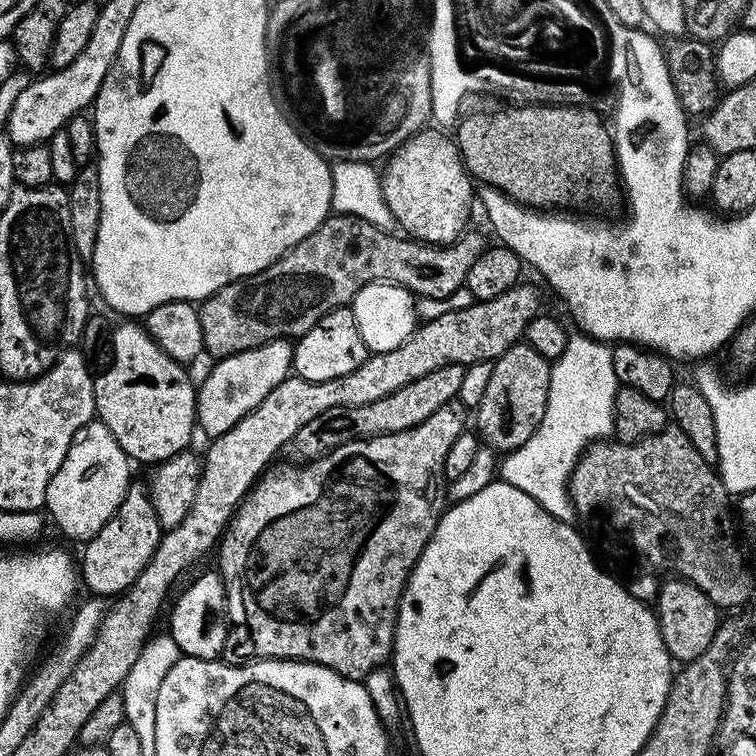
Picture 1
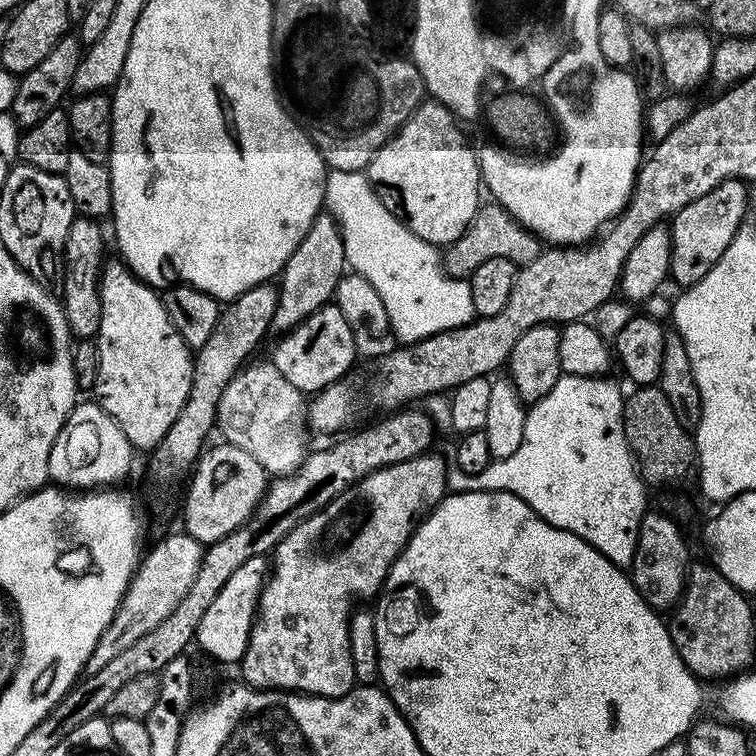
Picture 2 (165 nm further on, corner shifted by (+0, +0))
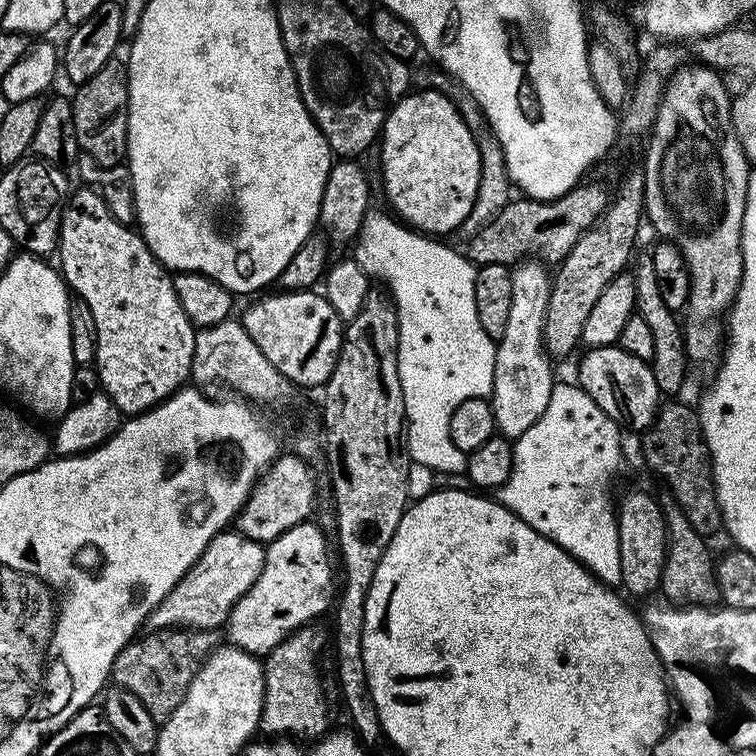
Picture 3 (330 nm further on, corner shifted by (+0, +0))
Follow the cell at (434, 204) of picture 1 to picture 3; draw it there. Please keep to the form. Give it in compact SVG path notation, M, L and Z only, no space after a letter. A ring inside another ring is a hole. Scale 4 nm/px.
M429 90L409 91L391 107L379 141L387 207L421 234L455 233L470 214L479 186L478 146L466 122L448 97Z

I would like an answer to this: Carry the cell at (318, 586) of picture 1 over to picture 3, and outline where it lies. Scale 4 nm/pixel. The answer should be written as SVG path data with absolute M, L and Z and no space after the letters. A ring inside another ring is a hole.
M319 623L305 624L289 634L274 651L269 652L264 665L264 701L259 731L268 738L319 738L329 731L328 696L320 677L319 652L324 648L324 632Z

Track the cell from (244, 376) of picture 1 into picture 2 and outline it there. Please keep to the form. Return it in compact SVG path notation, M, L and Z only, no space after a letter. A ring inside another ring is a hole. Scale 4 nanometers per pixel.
M330 214L316 216L310 230L302 238L302 242L298 242L294 254L290 254L284 264L284 271L278 277L280 297L278 310L274 310L272 332L287 334L310 314L323 308L335 297L338 282L345 275L344 239L340 233L340 223Z

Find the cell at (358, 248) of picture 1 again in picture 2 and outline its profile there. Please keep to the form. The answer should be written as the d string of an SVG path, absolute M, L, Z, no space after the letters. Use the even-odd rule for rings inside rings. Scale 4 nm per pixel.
M484 202L477 208L476 216L470 218L464 233L453 244L447 245L442 263L445 274L453 276L455 280L467 280L489 258L510 258L510 262L523 266L534 262L541 251L542 241L539 236L535 236L529 228L523 228L501 204Z

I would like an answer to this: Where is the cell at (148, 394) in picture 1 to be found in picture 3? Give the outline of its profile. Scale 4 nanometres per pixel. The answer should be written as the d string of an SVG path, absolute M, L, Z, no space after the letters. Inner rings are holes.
M80 186L80 189L73 191L66 201L66 207L60 214L60 242L58 245L58 257L60 256L60 264L58 263L58 271L64 277L65 284L79 299L86 302L86 306L90 306L90 314L94 314L94 326L98 326L98 350L96 351L96 359L94 367L98 375L100 375L100 387L104 393L114 402L114 406L118 406L118 410L125 417L131 418L140 415L142 412L149 412L169 396L173 396L175 392L179 392L181 388L189 383L192 374L192 359L194 358L194 342L196 341L197 329L186 318L186 310L182 310L182 302L178 302L178 294L174 294L174 286L172 285L172 276L169 269L157 260L156 256L146 246L146 242L141 238L139 231L135 227L118 222L118 218L114 218L110 214L110 210L106 206L106 202L102 202L102 198L94 191L93 188Z

